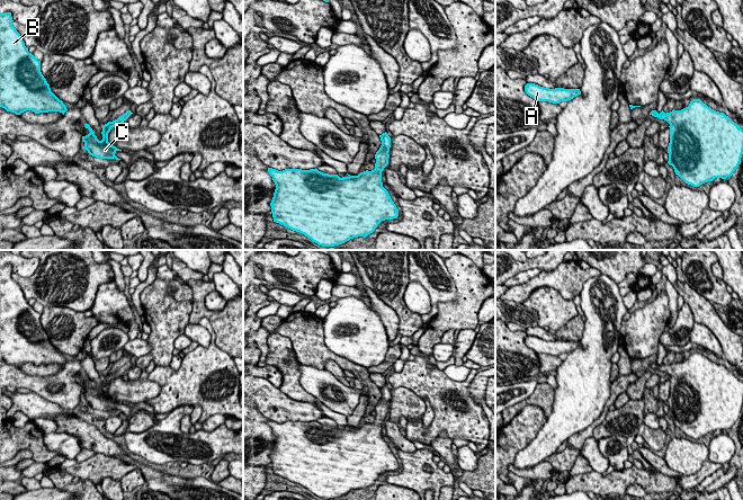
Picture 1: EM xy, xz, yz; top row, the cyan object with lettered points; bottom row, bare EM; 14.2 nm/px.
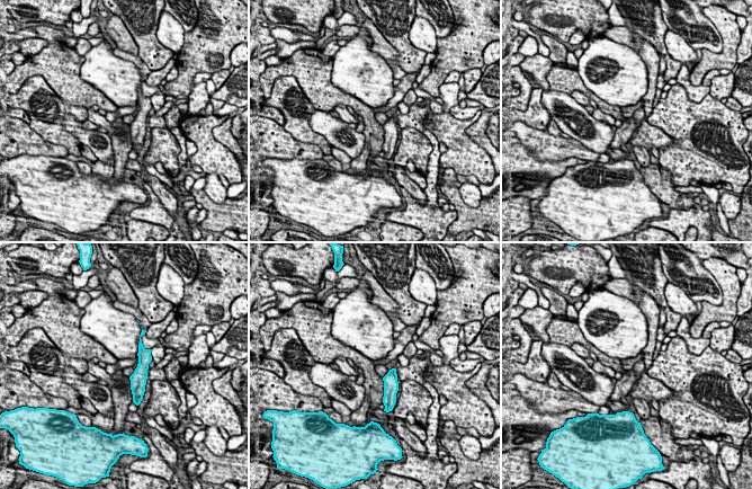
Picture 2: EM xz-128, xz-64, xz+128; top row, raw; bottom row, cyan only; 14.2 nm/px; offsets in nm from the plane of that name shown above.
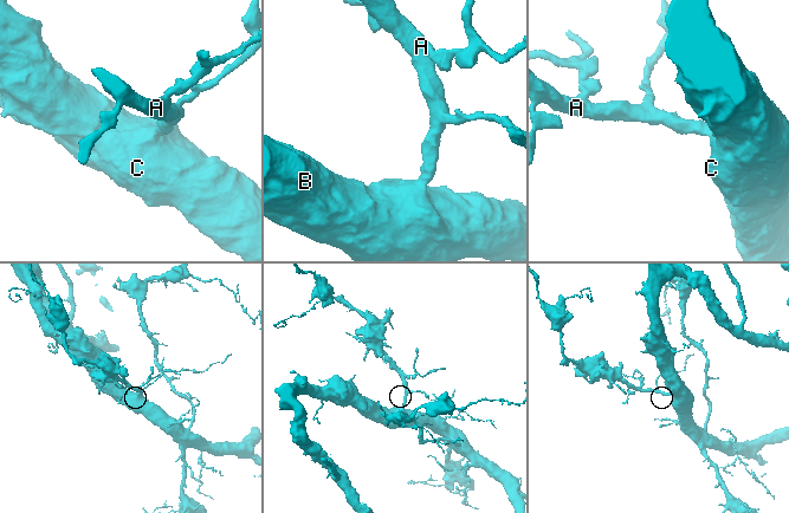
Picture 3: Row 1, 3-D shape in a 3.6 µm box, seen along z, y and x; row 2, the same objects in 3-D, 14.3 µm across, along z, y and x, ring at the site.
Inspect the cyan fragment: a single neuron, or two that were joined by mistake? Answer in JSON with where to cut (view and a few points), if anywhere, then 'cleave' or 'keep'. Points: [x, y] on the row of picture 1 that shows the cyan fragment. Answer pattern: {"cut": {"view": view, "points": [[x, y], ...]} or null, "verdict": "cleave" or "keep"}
{"cut": null, "verdict": "keep"}

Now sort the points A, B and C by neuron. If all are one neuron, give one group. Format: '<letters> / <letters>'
A B C

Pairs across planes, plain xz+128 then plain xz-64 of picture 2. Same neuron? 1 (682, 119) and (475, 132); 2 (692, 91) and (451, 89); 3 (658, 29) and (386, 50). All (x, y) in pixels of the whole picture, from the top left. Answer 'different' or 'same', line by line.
1: different
2: same
3: different

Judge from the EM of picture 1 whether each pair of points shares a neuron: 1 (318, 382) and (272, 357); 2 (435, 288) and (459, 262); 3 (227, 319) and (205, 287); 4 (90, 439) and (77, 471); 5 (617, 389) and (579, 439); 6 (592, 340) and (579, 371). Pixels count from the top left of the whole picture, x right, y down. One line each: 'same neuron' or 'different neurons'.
1: different neurons
2: different neurons
3: same neuron
4: different neurons
5: same neuron
6: same neuron

